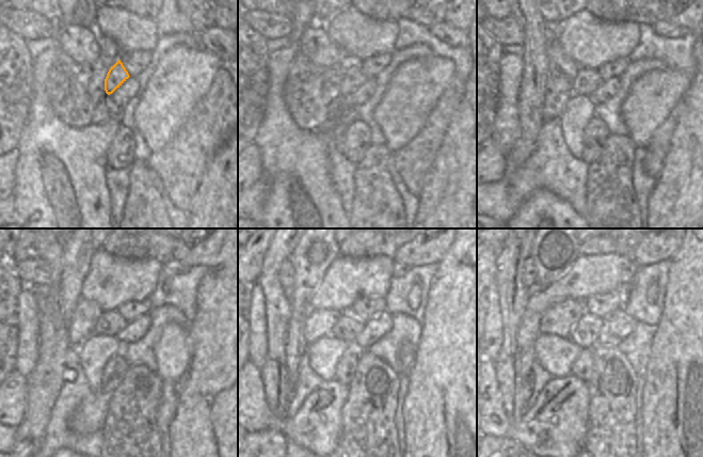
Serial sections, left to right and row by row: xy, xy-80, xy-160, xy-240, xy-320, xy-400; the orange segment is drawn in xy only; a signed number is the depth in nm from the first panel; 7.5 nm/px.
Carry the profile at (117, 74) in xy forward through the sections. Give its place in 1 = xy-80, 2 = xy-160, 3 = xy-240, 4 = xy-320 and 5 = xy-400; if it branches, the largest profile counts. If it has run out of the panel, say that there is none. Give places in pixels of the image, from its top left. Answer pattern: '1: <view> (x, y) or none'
1: xy-80 (353, 77)
2: xy-160 (588, 80)
3: xy-240 (111, 322)
4: xy-320 (348, 327)
5: xy-400 (586, 332)

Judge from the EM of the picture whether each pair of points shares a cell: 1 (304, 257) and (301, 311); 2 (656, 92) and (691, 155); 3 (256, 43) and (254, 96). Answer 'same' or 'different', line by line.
1: same
2: different
3: same

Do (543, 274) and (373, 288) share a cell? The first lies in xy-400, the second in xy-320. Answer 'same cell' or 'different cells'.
different cells

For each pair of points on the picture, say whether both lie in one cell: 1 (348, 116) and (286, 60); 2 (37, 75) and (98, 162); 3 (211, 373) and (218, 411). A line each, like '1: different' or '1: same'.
1: different
2: same
3: same

